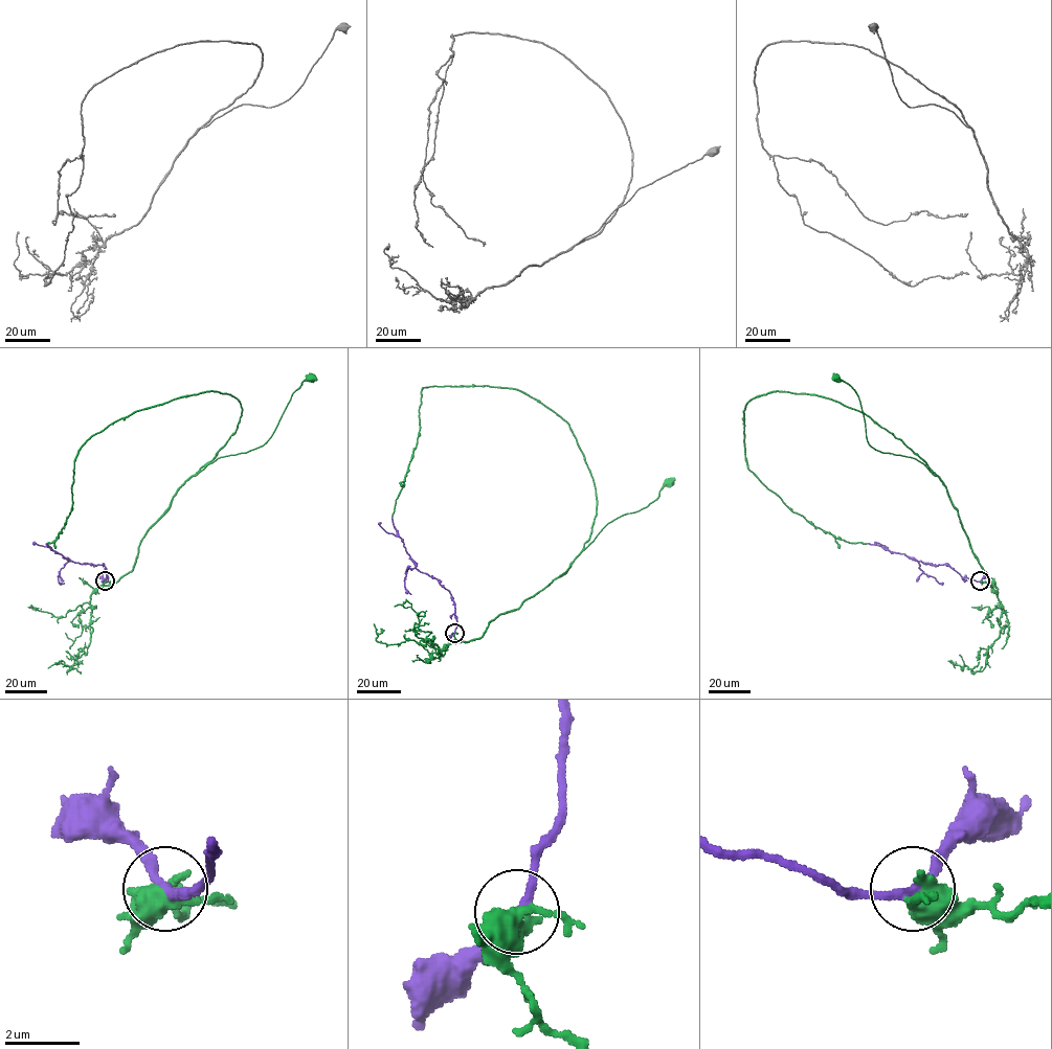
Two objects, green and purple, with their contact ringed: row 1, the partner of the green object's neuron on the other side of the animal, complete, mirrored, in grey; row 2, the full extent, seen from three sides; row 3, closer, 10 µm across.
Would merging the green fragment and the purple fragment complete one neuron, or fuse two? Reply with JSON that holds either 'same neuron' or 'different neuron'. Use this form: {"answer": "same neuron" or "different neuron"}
{"answer": "same neuron"}

